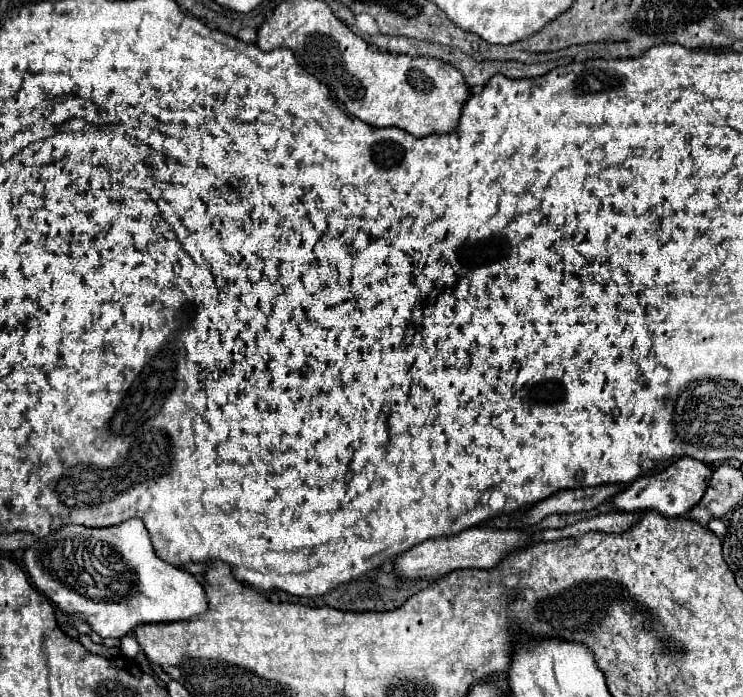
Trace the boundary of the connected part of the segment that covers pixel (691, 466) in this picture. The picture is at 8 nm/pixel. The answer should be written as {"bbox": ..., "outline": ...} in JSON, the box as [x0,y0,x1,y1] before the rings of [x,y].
{"bbox":[613,456,713,518],"outline":[[[683,456],[677,462],[673,462],[669,468],[665,468],[663,472],[659,472],[655,476],[643,476],[643,478],[637,478],[637,482],[631,482],[627,490],[623,490],[621,494],[617,494],[613,498],[613,506],[621,512],[655,510],[669,518],[685,516],[703,498],[711,476],[713,476],[713,468],[709,468],[707,464],[703,464],[695,458]]]}

